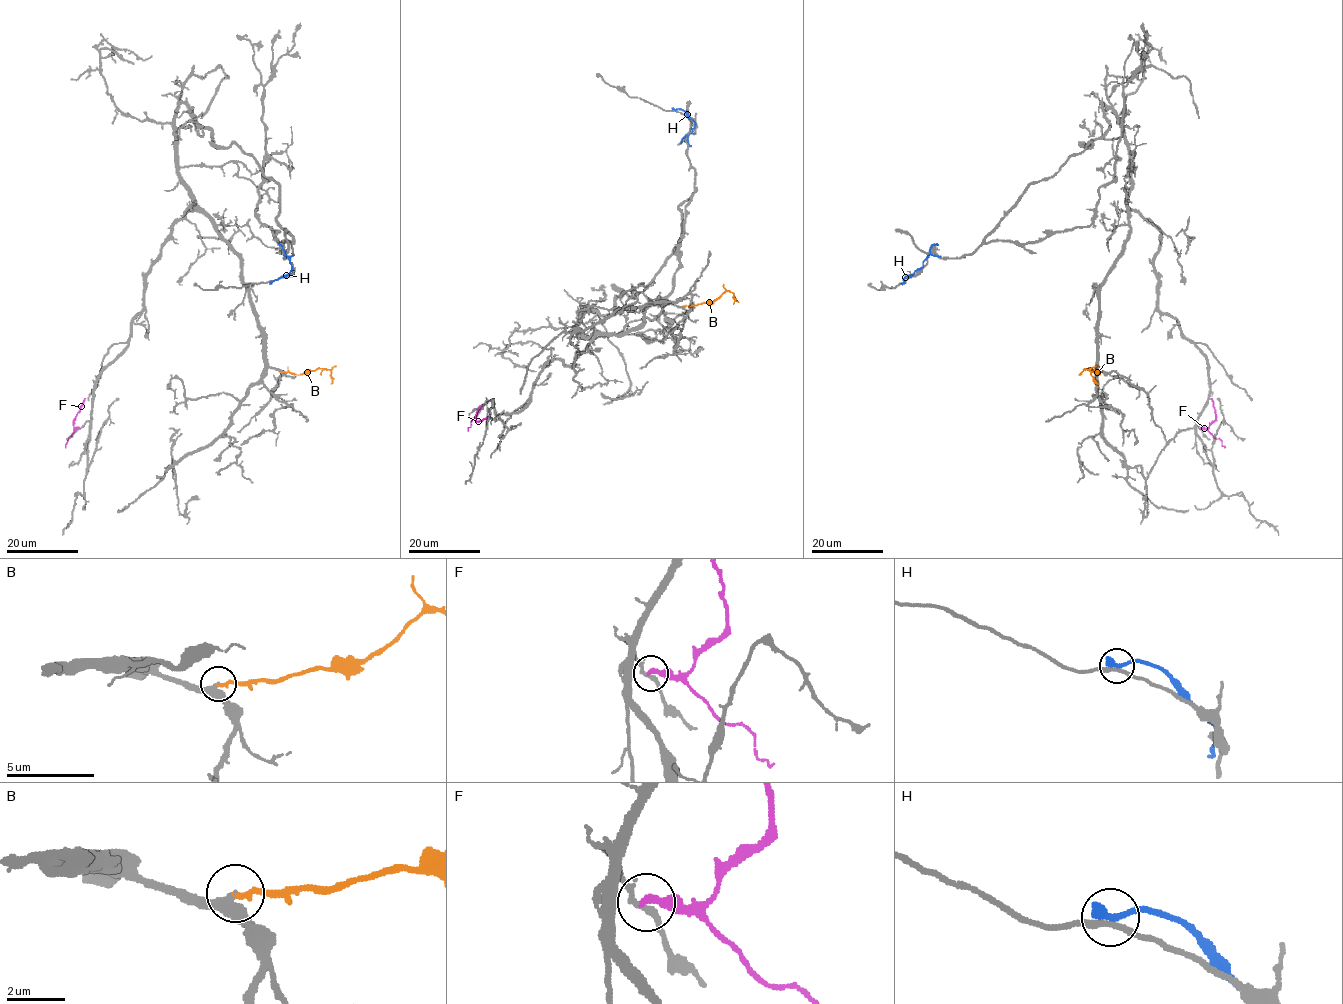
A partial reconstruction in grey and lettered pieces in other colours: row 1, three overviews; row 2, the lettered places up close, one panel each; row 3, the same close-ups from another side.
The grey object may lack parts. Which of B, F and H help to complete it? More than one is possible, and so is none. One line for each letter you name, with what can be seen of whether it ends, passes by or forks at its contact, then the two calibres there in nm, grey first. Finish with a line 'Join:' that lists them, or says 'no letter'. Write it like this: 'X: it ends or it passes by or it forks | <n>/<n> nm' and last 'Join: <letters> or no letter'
B: it ends | 400/220 nm
Join: B

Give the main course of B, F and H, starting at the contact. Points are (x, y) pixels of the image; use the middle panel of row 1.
B: (684, 305), (709, 303), (726, 291), (733, 294), (733, 304)
F: (481, 405), (476, 413), (477, 421), (487, 416)
H: (675, 109), (681, 108), (694, 125), (680, 144)

